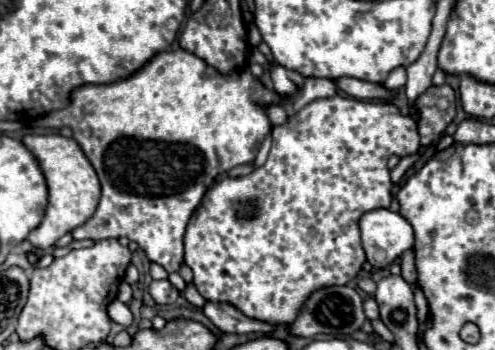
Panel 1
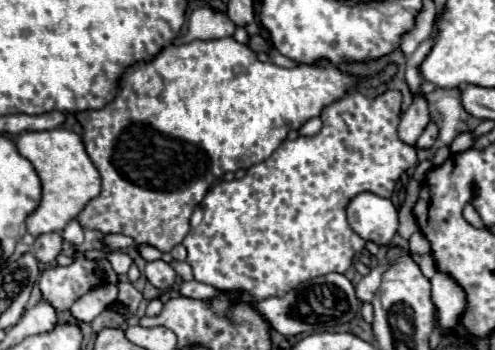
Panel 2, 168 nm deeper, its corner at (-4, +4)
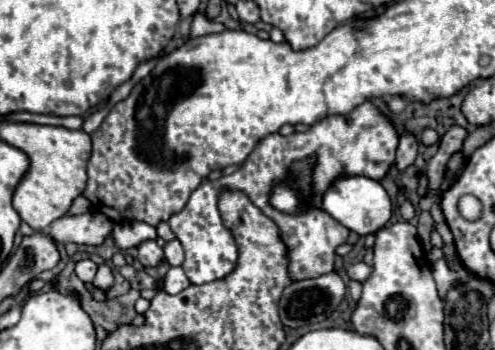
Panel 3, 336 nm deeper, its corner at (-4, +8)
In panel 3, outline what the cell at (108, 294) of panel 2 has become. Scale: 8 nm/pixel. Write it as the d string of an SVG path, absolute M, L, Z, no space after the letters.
M100 264L100 266L98 266L98 272L96 272L96 278L94 278L94 284L96 284L98 288L102 288L102 290L108 290L108 288L112 286L112 282L114 282L114 278L112 278L110 266Z

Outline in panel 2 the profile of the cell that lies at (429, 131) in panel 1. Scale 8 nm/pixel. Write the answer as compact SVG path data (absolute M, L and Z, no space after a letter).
M430 122L430 124L424 128L422 136L418 138L416 148L432 148L432 146L436 144L436 140L438 140L438 126L436 126L434 122Z

